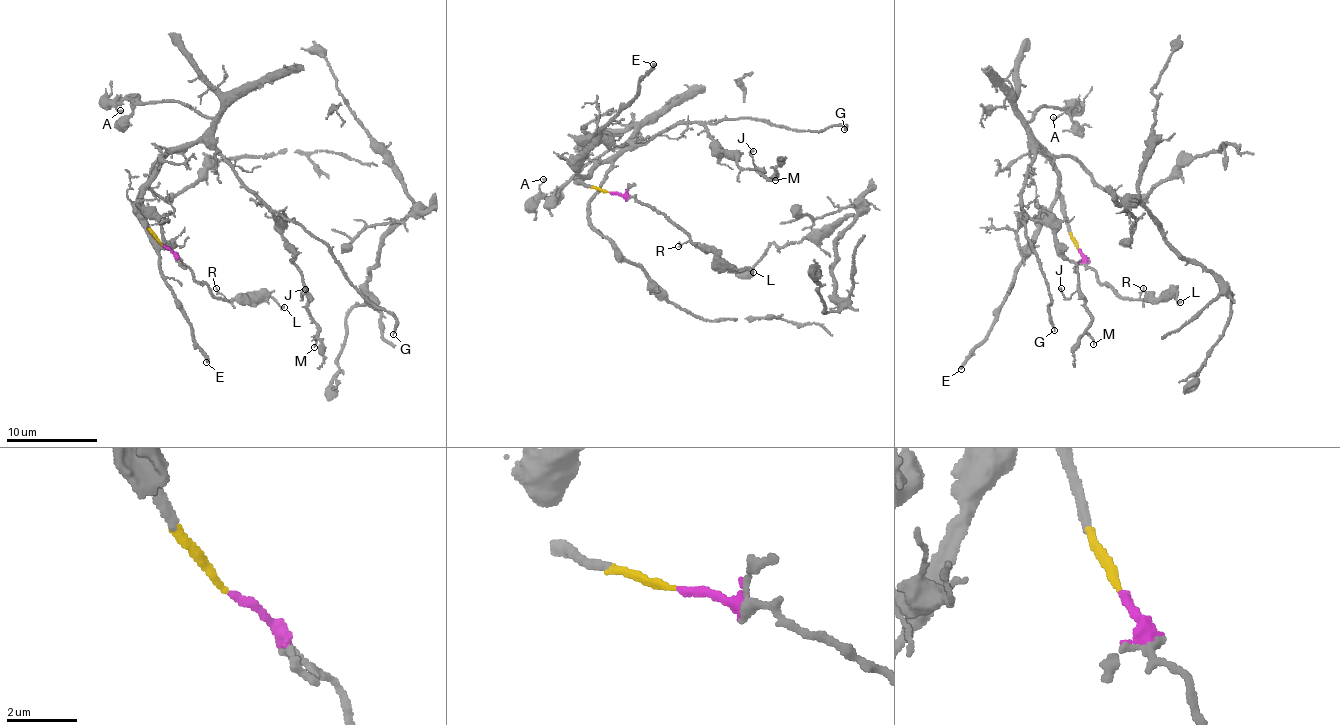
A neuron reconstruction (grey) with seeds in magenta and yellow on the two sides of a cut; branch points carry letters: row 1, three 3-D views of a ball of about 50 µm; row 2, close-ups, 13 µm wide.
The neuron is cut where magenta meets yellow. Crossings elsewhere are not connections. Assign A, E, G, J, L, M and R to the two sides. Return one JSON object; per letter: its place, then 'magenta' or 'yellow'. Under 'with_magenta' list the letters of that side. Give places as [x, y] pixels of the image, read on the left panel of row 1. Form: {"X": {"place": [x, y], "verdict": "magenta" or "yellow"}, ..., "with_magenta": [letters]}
{"A": {"place": [120, 110], "verdict": "yellow"}, "E": {"place": [206, 362], "verdict": "yellow"}, "G": {"place": [393, 334], "verdict": "yellow"}, "J": {"place": [305, 289], "verdict": "yellow"}, "L": {"place": [284, 307], "verdict": "magenta"}, "M": {"place": [314, 347], "verdict": "yellow"}, "R": {"place": [216, 288], "verdict": "magenta"}, "with_magenta": ["L", "R"]}

